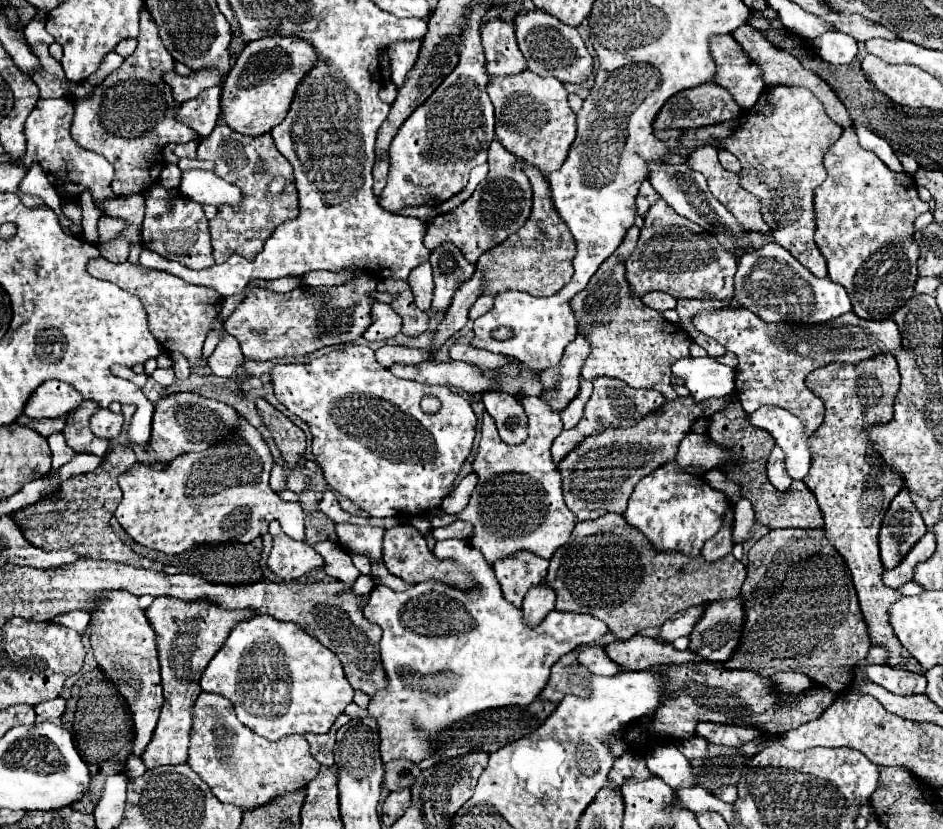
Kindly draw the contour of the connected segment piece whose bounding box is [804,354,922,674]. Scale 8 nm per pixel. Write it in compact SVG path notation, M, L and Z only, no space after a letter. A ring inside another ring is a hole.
M876 354L870 360L854 366L828 364L808 374L806 386L826 404L826 418L822 426L808 438L812 464L808 476L804 478L824 514L826 538L842 554L852 572L872 646L886 648L888 666L920 674L922 668L918 660L914 660L910 652L906 652L906 648L896 640L890 626L890 606L898 602L902 594L882 582L884 566L878 548L882 518L896 492L902 490L902 480L886 470L882 458L866 442L866 428L876 422L888 422L892 418L894 398L900 388L896 358L892 354Z

